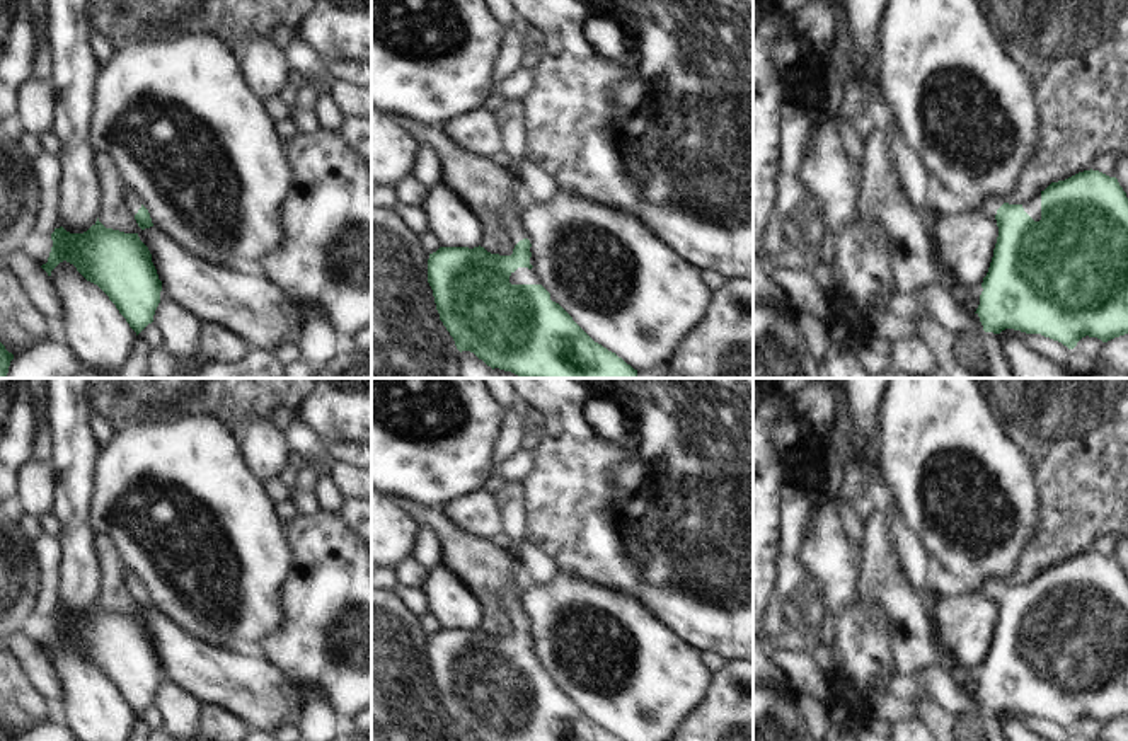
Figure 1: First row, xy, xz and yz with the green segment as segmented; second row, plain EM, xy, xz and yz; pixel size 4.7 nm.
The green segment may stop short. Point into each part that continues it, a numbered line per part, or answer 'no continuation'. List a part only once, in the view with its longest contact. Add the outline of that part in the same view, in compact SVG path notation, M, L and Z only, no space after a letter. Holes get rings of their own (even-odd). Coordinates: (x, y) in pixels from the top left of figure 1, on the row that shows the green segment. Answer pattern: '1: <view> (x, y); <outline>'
1: yz (990, 205); M988 196L981 206L980 211L985 213L987 216L995 218L997 210L1002 206L1004 203L997 201L995 196Z

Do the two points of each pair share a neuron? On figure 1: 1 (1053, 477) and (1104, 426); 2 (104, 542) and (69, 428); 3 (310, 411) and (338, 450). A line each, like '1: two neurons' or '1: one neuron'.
1: one neuron
2: two neurons
3: two neurons

